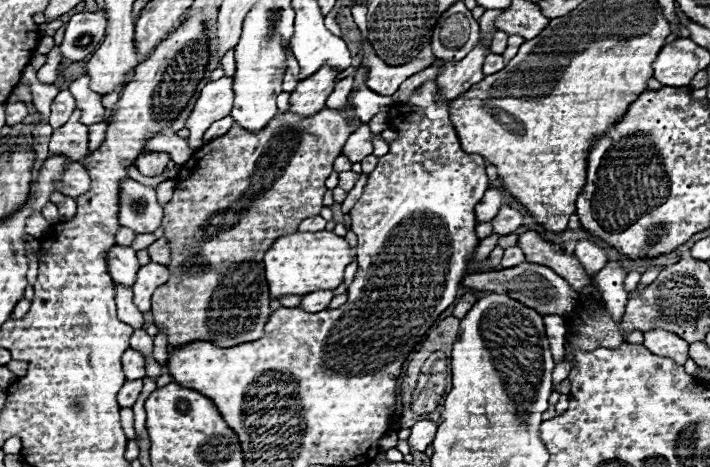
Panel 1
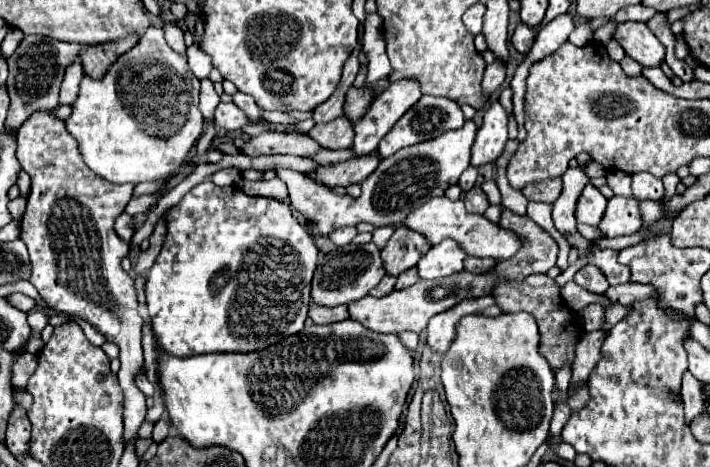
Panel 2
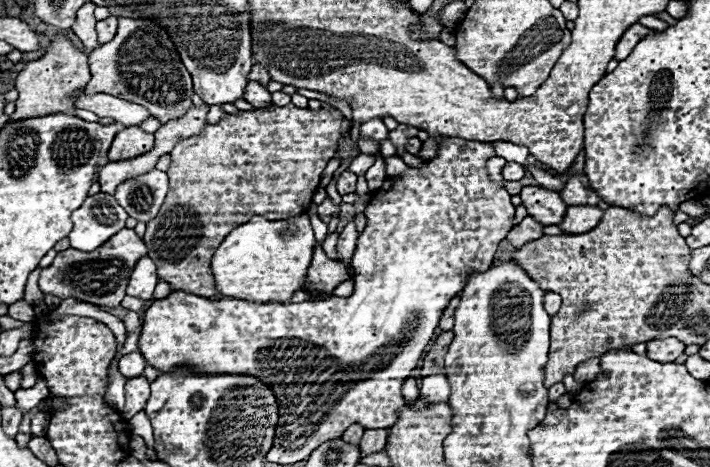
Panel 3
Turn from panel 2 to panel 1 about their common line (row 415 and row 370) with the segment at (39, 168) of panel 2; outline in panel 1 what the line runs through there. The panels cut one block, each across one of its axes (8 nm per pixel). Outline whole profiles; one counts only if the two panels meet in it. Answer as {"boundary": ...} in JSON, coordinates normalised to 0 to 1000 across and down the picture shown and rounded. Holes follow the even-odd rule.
{"boundary":[[[180,745],[172,762],[172,784],[175,784],[175,801],[177,814],[194,814],[206,805],[206,788],[203,788],[203,762],[194,749]]]}

